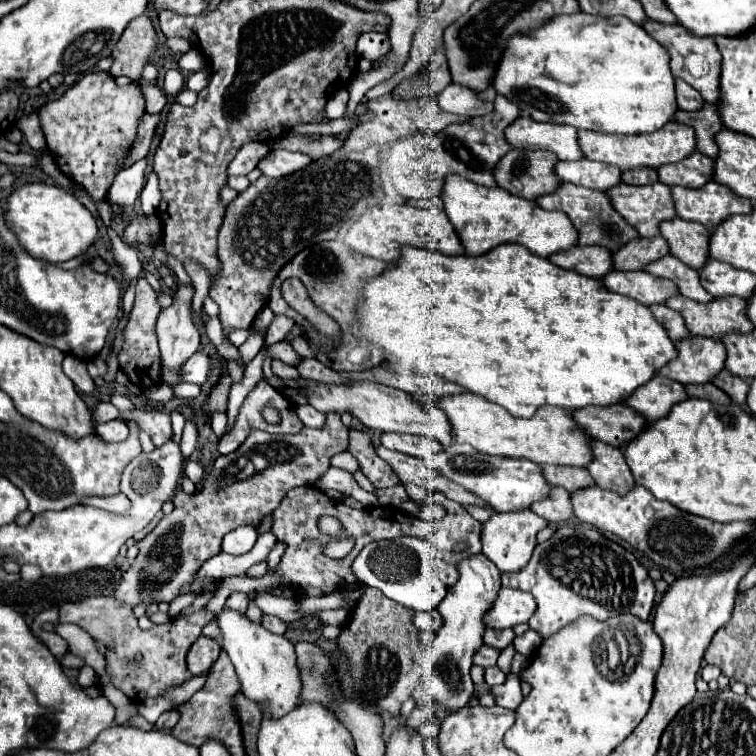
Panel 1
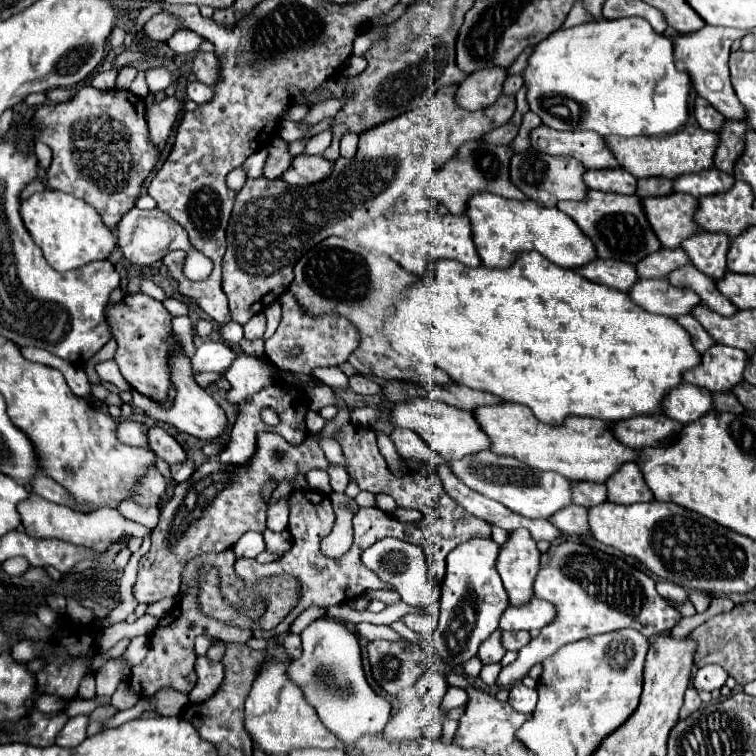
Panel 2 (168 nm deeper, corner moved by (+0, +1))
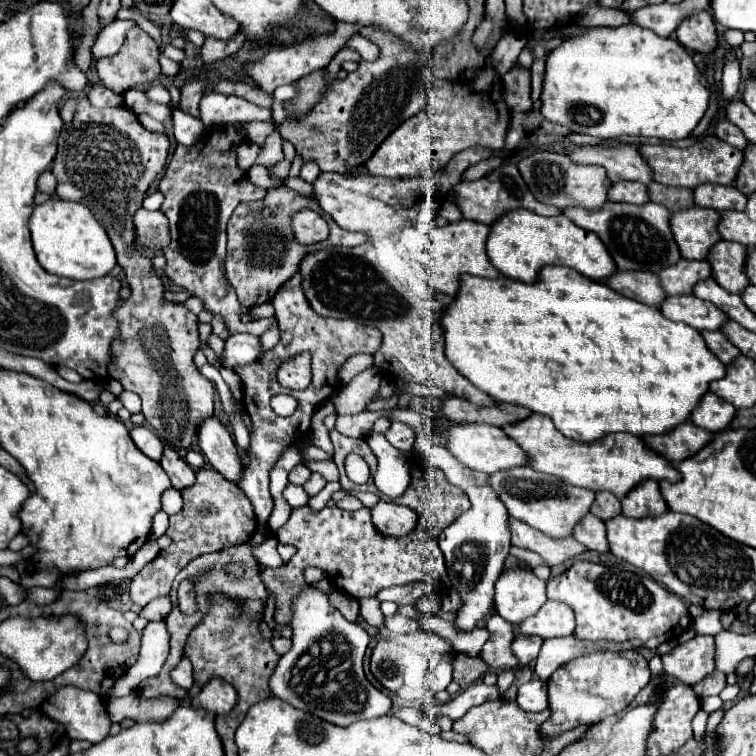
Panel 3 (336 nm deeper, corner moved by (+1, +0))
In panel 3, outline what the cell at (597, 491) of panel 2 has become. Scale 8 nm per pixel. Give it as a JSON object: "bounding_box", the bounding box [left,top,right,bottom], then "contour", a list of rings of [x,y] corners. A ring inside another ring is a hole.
{"bounding_box":[590,491,622,521],"contour":[[[600,491],[600,493],[596,493],[596,499],[594,499],[592,507],[590,507],[590,513],[598,515],[598,517],[604,519],[604,521],[606,521],[606,519],[612,519],[614,515],[622,513],[620,501],[618,501],[614,495],[610,495],[608,491]]]}

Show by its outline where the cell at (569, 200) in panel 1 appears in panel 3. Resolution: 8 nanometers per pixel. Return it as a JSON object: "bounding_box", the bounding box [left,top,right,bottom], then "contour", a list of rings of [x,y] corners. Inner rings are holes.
{"bounding_box":[562,201,680,273],"contour":[[[606,201],[598,211],[570,207],[562,211],[572,223],[578,227],[596,233],[608,253],[612,255],[616,269],[622,271],[652,271],[656,273],[662,265],[668,267],[680,259],[680,251],[672,239],[672,231],[668,227],[670,211],[658,203],[644,203],[644,205],[628,205],[628,203],[614,203]]]}

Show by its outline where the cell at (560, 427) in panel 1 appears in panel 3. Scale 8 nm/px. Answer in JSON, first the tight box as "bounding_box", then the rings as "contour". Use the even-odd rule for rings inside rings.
{"bounding_box":[502,413,678,499],"contour":[[[532,413],[530,417],[502,427],[506,435],[512,435],[516,443],[530,455],[530,467],[548,475],[556,475],[566,483],[574,483],[578,487],[586,487],[590,491],[610,491],[618,499],[622,499],[636,483],[644,479],[666,479],[678,481],[678,471],[668,463],[662,455],[650,451],[642,437],[636,435],[606,435],[606,439],[598,439],[598,443],[578,443],[574,439],[566,439],[552,423],[550,417]]]}

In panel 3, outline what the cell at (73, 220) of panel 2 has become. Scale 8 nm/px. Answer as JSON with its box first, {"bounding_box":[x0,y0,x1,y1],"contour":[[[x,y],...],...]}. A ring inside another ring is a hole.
{"bounding_box":[30,197,116,279],"contour":[[[52,197],[50,201],[36,205],[30,217],[30,231],[38,263],[52,275],[68,279],[96,279],[108,275],[116,265],[116,251],[110,237],[100,227],[92,211],[82,203]]]}

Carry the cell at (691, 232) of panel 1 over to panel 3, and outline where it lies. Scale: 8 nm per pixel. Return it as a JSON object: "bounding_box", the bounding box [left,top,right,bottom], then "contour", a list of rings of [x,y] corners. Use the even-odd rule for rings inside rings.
{"bounding_box":[706,241,750,293],"contour":[[[718,241],[706,261],[712,267],[712,279],[730,293],[740,293],[750,281],[744,275],[746,247],[734,241]]]}

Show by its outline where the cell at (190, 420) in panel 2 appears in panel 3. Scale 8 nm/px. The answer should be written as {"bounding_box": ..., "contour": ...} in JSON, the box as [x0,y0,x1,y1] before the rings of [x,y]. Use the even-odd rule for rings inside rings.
{"bounding_box":[196,415,242,483],"contour":[[[210,415],[200,423],[196,431],[196,443],[202,455],[210,461],[210,465],[216,471],[220,471],[222,475],[226,475],[226,479],[234,483],[238,481],[238,475],[242,471],[242,461],[228,427],[222,425],[216,415]]]}

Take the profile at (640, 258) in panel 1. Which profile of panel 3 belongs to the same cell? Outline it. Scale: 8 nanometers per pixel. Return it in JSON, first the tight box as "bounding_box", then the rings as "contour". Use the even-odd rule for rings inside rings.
{"bounding_box":[658,259,710,295],"contour":[[[680,259],[678,263],[664,267],[658,271],[658,279],[662,289],[668,295],[682,295],[692,293],[692,287],[700,279],[710,277],[710,265],[706,261],[692,261],[692,259]]]}

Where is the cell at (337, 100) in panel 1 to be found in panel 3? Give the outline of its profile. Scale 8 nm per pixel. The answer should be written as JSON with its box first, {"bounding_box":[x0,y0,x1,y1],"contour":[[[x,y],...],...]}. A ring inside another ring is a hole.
{"bounding_box":[200,93,274,131],"contour":[[[204,93],[200,99],[200,119],[208,131],[224,123],[250,123],[250,121],[274,121],[272,109],[256,107],[246,99],[222,93]]]}

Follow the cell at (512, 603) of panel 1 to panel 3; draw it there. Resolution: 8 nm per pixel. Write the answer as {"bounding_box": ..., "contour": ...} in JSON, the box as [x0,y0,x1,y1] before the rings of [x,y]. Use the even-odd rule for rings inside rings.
{"bounding_box":[518,601,574,639],"contour":[[[546,601],[536,615],[524,619],[518,625],[518,633],[522,635],[538,635],[542,639],[548,637],[564,637],[574,631],[574,613],[566,603]]]}

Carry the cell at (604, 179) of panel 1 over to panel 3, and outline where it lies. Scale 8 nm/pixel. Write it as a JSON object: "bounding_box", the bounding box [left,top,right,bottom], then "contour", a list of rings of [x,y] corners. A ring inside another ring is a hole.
{"bounding_box":[608,183,648,205],"contour":[[[612,183],[608,191],[608,201],[622,201],[622,203],[636,203],[642,205],[648,201],[646,185],[644,183]]]}

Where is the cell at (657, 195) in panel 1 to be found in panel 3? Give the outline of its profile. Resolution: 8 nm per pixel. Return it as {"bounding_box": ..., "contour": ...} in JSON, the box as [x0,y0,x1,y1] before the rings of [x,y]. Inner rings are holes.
{"bounding_box":[670,205,720,259],"contour":[[[698,205],[670,215],[670,229],[684,259],[706,259],[710,247],[720,241],[716,225],[718,211]]]}

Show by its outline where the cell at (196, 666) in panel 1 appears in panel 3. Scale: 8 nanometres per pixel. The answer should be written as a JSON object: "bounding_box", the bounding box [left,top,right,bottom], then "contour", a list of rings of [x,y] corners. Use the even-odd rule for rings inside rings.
{"bounding_box":[190,677,236,715],"contour":[[[214,677],[202,687],[202,691],[196,697],[192,697],[190,705],[194,709],[204,709],[216,715],[224,715],[236,705],[236,689],[224,679]]]}

